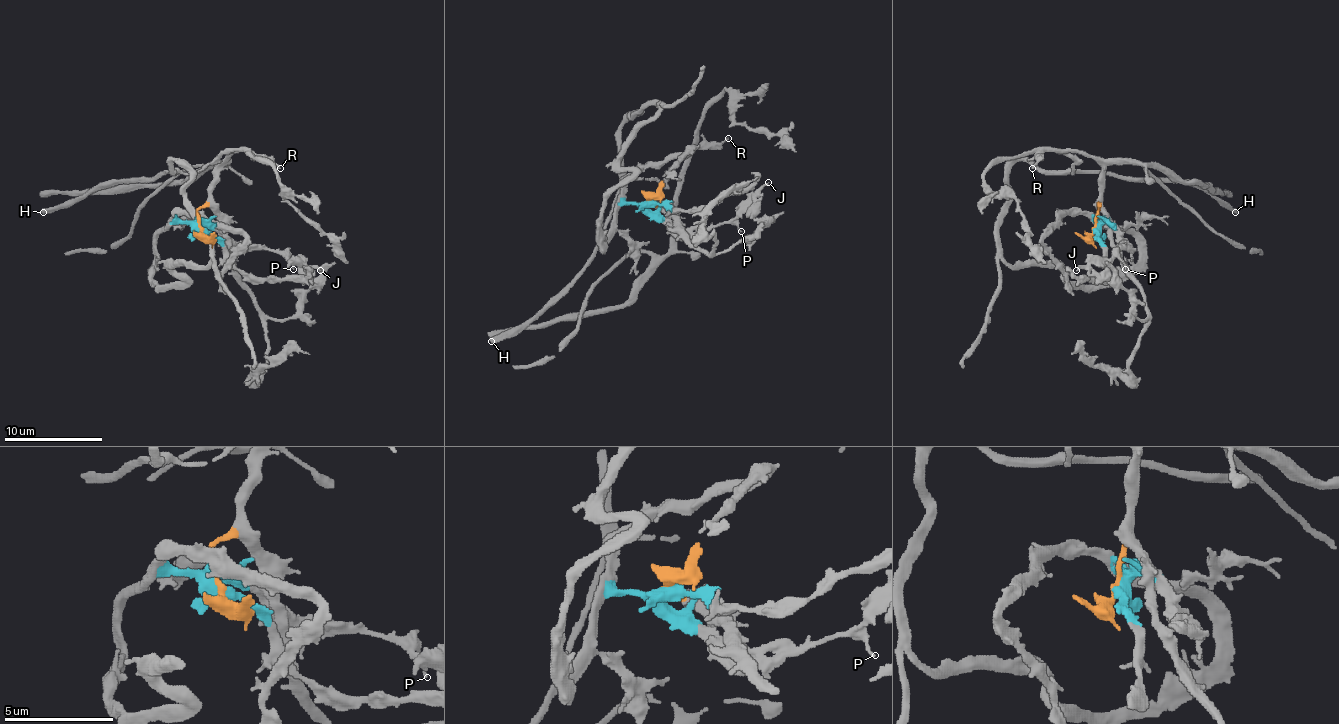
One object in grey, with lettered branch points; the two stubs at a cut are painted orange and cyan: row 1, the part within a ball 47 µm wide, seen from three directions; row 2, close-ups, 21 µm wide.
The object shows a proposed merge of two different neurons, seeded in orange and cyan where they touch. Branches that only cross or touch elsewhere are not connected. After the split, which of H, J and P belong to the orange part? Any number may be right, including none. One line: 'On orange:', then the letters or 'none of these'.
On orange: none of these

